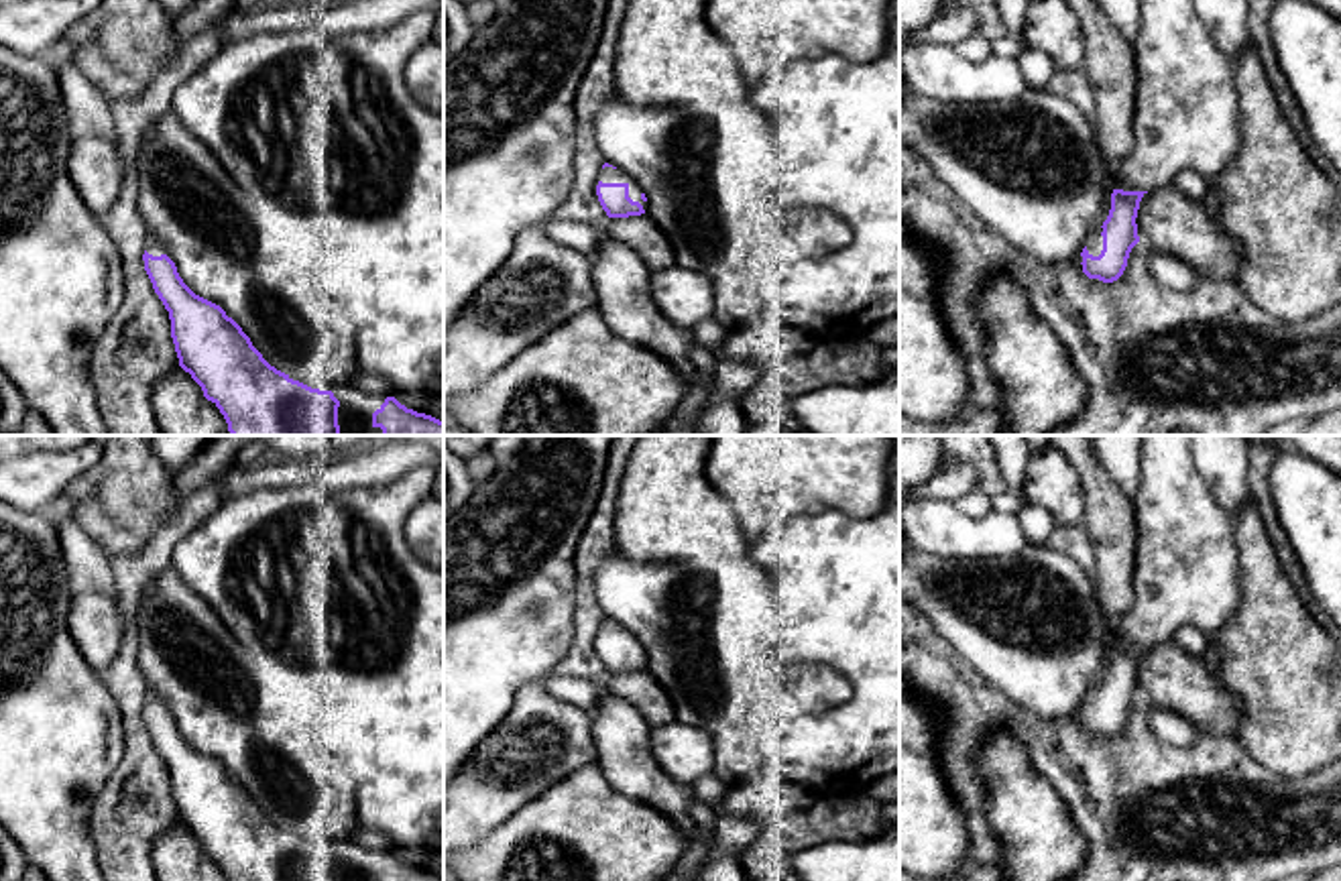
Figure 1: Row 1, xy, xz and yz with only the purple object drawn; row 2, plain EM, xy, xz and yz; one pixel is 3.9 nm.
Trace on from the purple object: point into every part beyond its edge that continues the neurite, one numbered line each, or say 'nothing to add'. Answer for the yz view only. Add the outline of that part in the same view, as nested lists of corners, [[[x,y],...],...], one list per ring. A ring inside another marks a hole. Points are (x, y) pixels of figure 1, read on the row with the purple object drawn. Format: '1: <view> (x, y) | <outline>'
1: yz (1095, 243) | [[[1103,228],[1095,230],[1093,236],[1087,242],[1087,250],[1093,256],[1099,256],[1103,250],[1103,236],[1101,236]]]

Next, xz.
1: xz (607, 175) | [[[604,167],[598,173],[598,181],[602,183],[627,183],[629,185],[629,197],[633,201],[639,201],[643,205],[643,210],[647,210],[647,201],[641,199],[641,187],[621,169],[613,169],[613,167]]]

